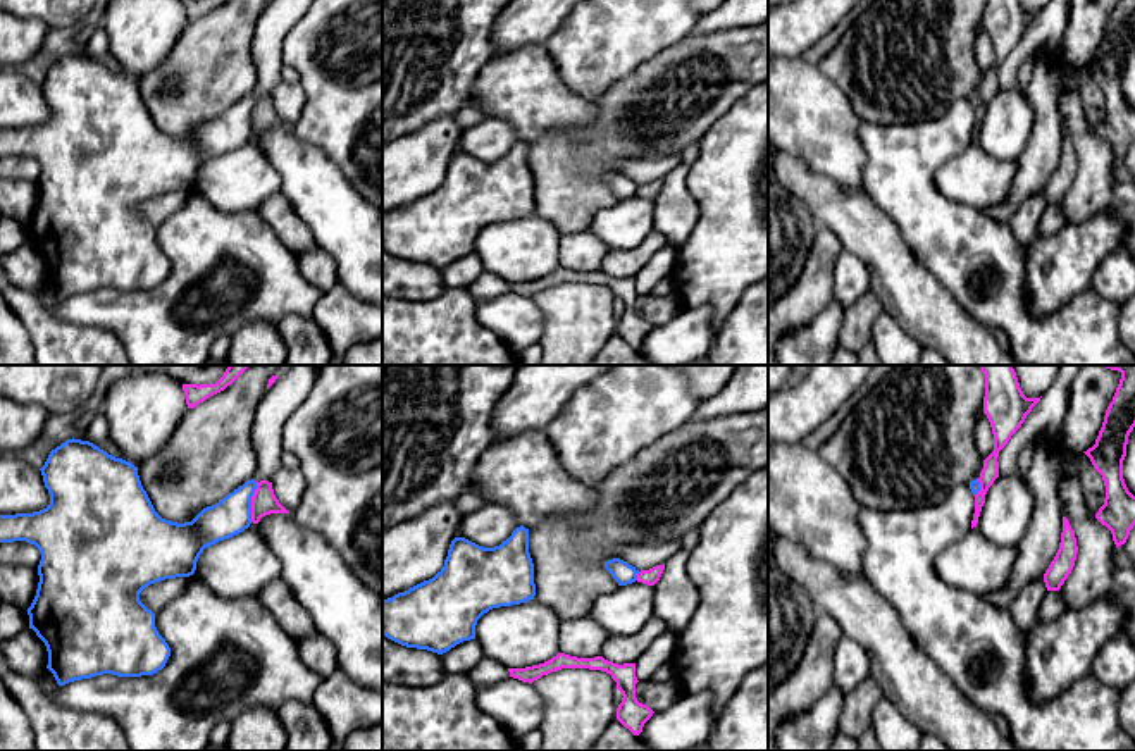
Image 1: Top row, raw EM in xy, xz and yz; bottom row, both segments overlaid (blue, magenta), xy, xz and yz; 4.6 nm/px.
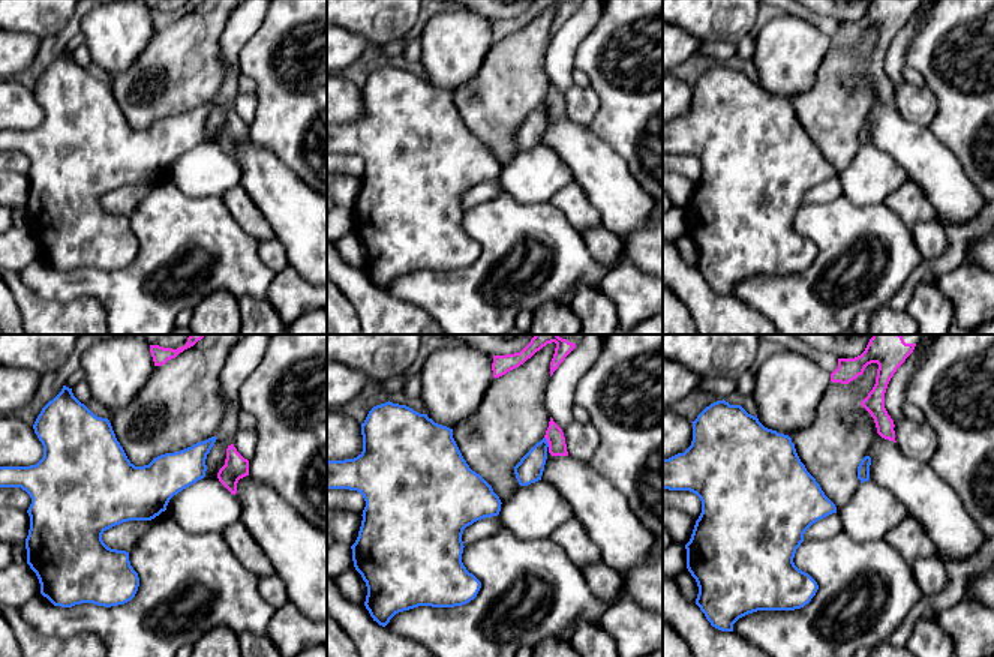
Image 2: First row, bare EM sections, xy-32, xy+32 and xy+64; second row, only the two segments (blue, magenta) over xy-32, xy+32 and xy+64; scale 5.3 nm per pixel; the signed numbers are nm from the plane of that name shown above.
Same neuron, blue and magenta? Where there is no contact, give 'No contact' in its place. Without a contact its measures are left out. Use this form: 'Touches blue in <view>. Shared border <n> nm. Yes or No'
Touches blue in xy. Shared border 190 nm. No

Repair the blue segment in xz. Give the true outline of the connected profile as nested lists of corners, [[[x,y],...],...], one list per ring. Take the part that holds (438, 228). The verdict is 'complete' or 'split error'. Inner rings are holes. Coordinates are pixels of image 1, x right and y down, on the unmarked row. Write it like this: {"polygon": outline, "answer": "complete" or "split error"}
{"polygon": [[[517,141],[506,155],[494,162],[455,152],[444,181],[432,193],[382,214],[382,248],[401,260],[443,269],[463,255],[475,253],[477,234],[489,224],[520,219],[534,210],[529,143]]], "answer": "complete"}

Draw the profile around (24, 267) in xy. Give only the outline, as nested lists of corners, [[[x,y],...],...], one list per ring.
[[[29,241],[0,255],[0,270],[12,286],[26,291],[38,291],[48,279],[47,260]]]

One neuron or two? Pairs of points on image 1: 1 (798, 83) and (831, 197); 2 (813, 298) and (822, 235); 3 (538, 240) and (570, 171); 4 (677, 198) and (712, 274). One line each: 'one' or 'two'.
1: two
2: one
3: two
4: two

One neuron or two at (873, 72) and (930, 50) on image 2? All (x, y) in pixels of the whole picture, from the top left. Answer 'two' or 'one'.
two

